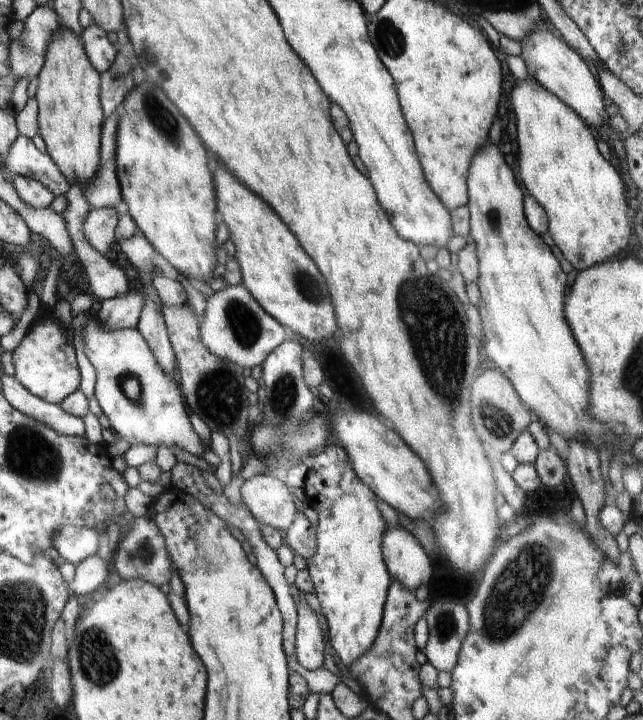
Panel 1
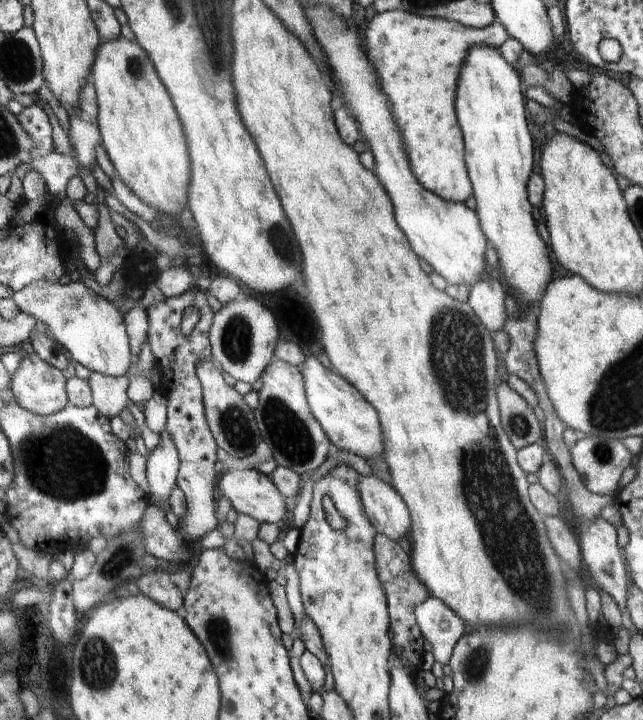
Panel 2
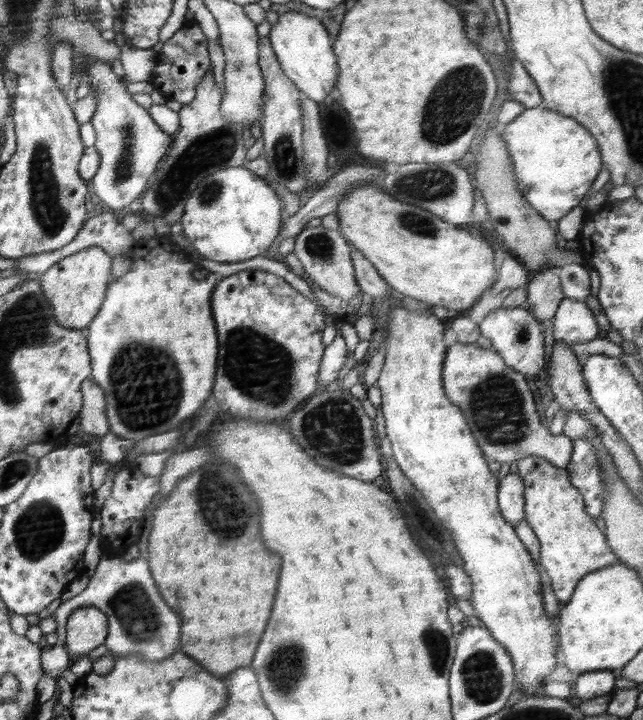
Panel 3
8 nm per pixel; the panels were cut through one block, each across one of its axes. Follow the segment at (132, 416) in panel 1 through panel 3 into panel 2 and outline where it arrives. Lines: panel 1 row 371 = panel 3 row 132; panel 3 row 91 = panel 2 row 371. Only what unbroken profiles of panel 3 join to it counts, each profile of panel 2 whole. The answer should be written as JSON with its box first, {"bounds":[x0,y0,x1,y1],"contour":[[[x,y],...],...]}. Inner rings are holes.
{"bounds":[13,280,135,378],"contour":[[[36,280],[25,289],[14,291],[13,297],[22,311],[49,326],[51,335],[66,348],[74,362],[108,376],[120,378],[129,375],[130,368],[135,365],[131,336],[126,314],[116,302],[98,295],[83,281],[62,285],[51,280]]]}

